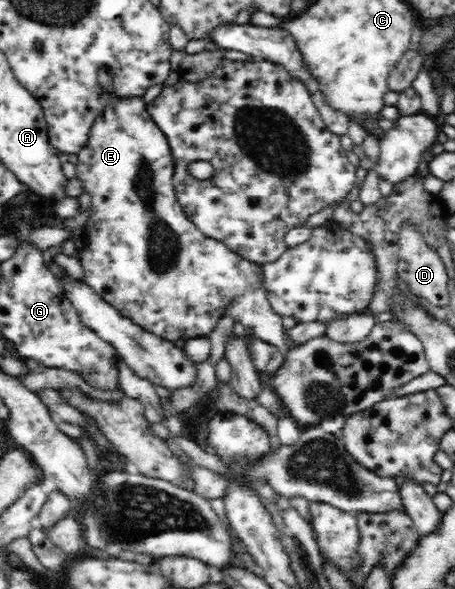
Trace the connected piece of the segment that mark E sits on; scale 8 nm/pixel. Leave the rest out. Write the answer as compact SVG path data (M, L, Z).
M111 97L103 113L96 118L92 124L92 129L88 134L88 142L77 153L76 177L83 186L83 193L91 195L90 210L91 216L84 225L88 236L88 242L82 249L77 250L76 254L80 258L80 263L84 272L84 281L95 289L95 292L101 298L114 306L125 318L130 318L135 324L142 326L147 332L153 333L159 338L169 341L176 341L178 338L197 338L197 336L207 336L223 318L223 314L228 314L234 322L243 324L254 332L254 336L261 340L277 346L281 352L285 353L295 347L292 344L292 338L288 337L288 331L283 326L280 314L277 314L271 307L267 298L266 290L263 286L263 276L261 274L261 265L253 263L248 259L243 259L241 255L233 252L225 243L216 238L205 236L201 230L191 222L186 215L183 207L177 199L173 184L173 155L169 148L169 141L165 133L161 132L159 125L151 118L147 110L147 103L142 97L129 97L125 100L119 100L117 97Z

